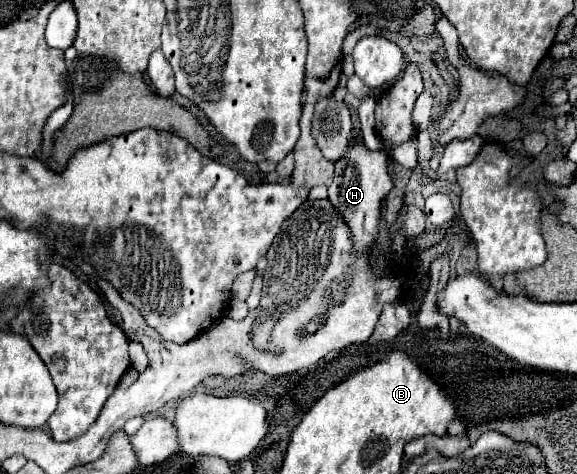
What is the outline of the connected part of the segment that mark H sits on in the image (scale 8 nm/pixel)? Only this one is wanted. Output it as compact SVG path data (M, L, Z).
M353 142L347 150L345 158L335 162L335 178L329 186L329 202L341 214L345 224L351 230L355 242L355 254L369 254L379 236L379 222L381 222L381 202L391 192L393 180L387 174L387 156L379 150L373 152L365 148L361 142Z

